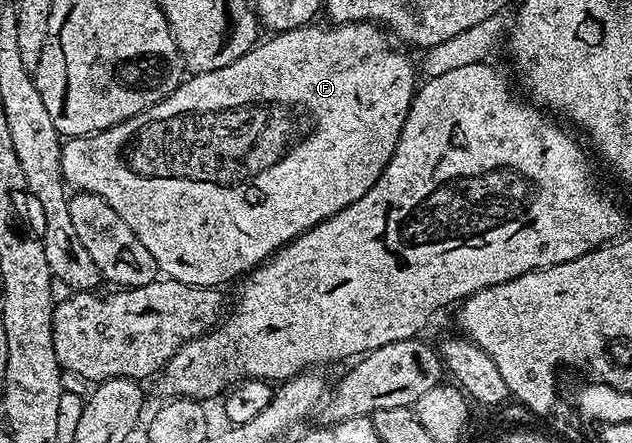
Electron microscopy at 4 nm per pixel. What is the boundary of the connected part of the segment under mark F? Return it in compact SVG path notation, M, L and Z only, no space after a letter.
M347 21L329 27L333 29L324 29L317 24L310 23L301 29L289 29L286 33L270 36L270 41L262 40L235 59L235 63L227 63L227 67L186 76L181 86L167 95L167 99L155 103L155 107L147 107L147 111L123 123L115 123L115 127L107 127L107 131L68 138L61 146L61 166L66 186L83 193L94 193L106 201L115 215L119 215L119 219L135 231L139 243L151 251L154 266L165 272L162 274L183 275L184 280L190 283L204 283L210 287L221 287L224 281L236 282L244 278L246 273L265 264L277 250L294 241L300 233L305 233L323 219L355 203L355 199L363 199L363 195L367 195L399 143L407 111L419 88L419 73L417 77L412 59L404 53L404 48L395 44L394 38L382 26L372 21Z

